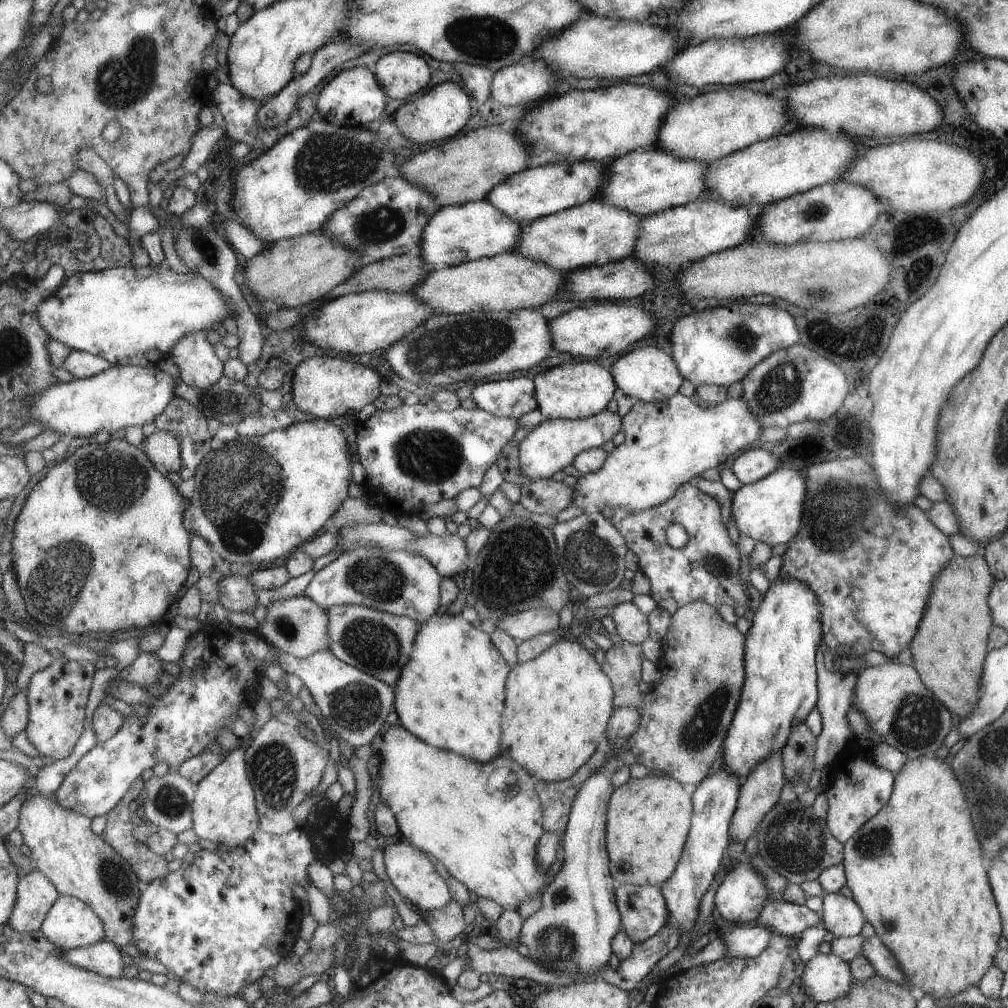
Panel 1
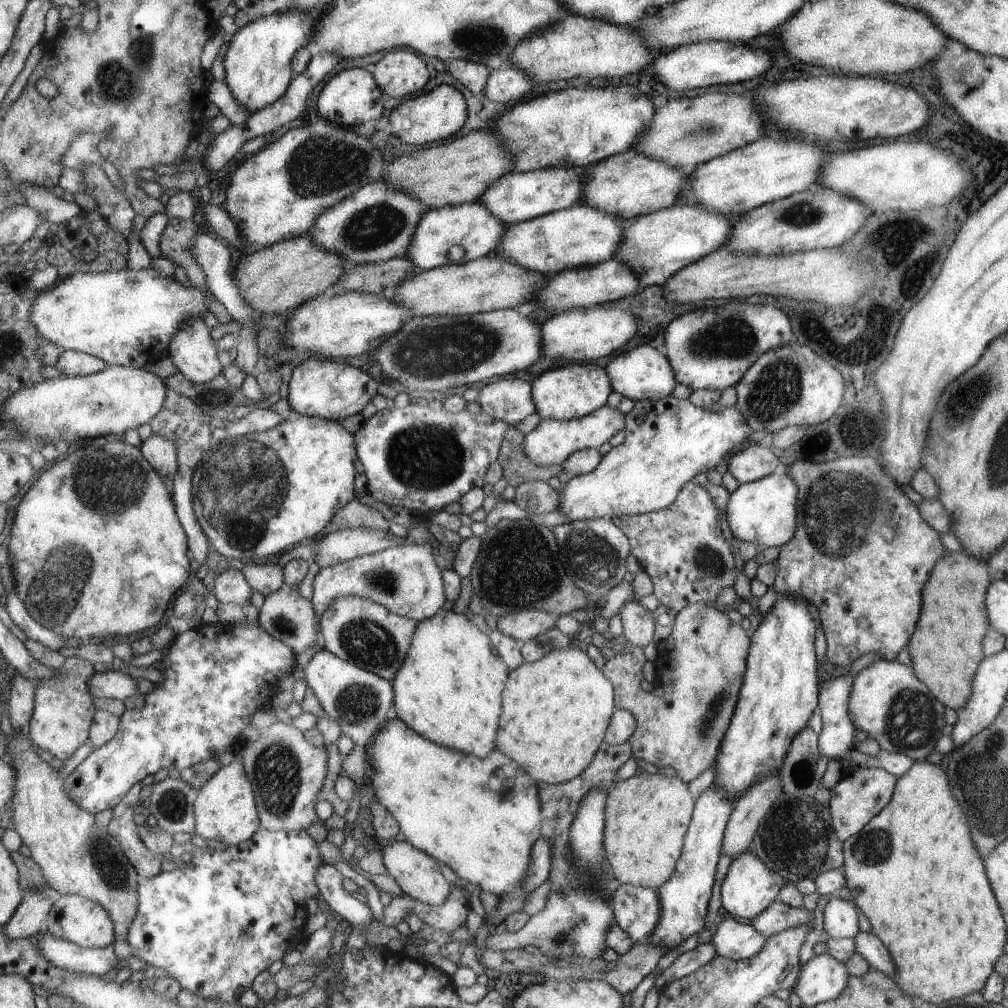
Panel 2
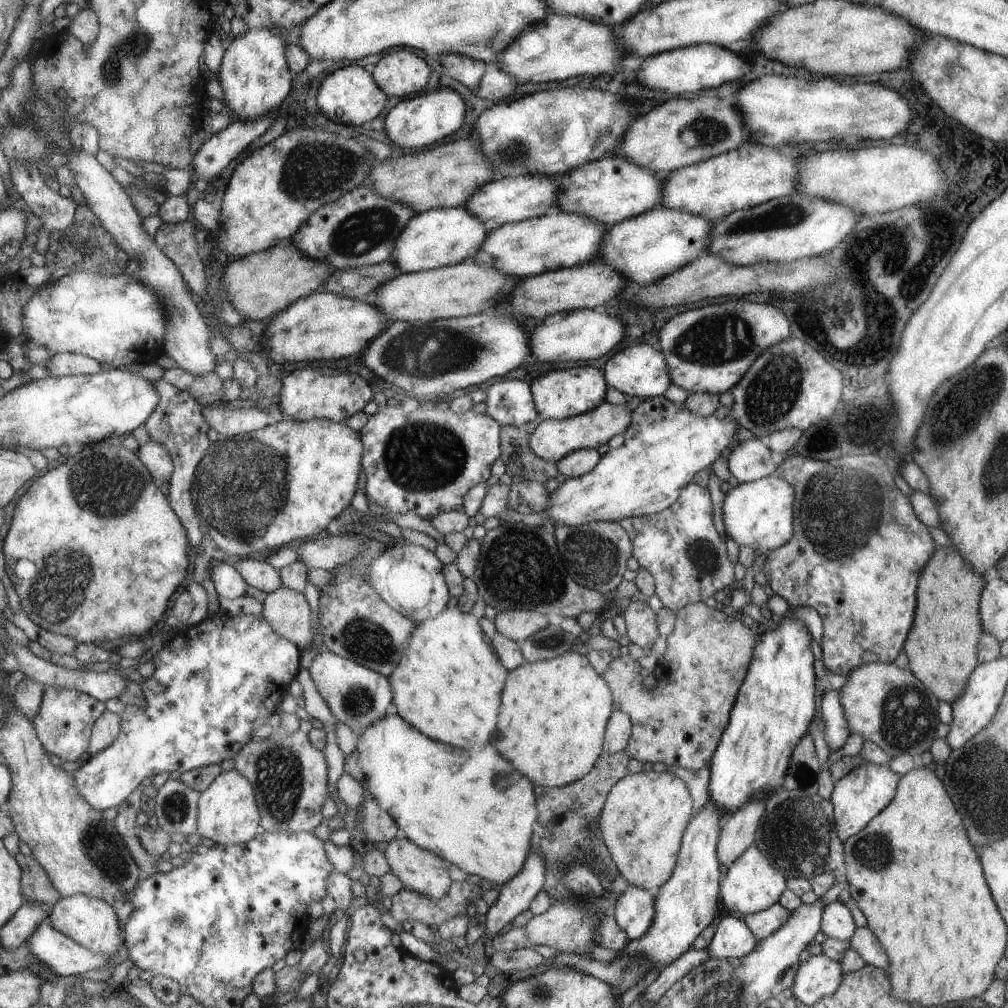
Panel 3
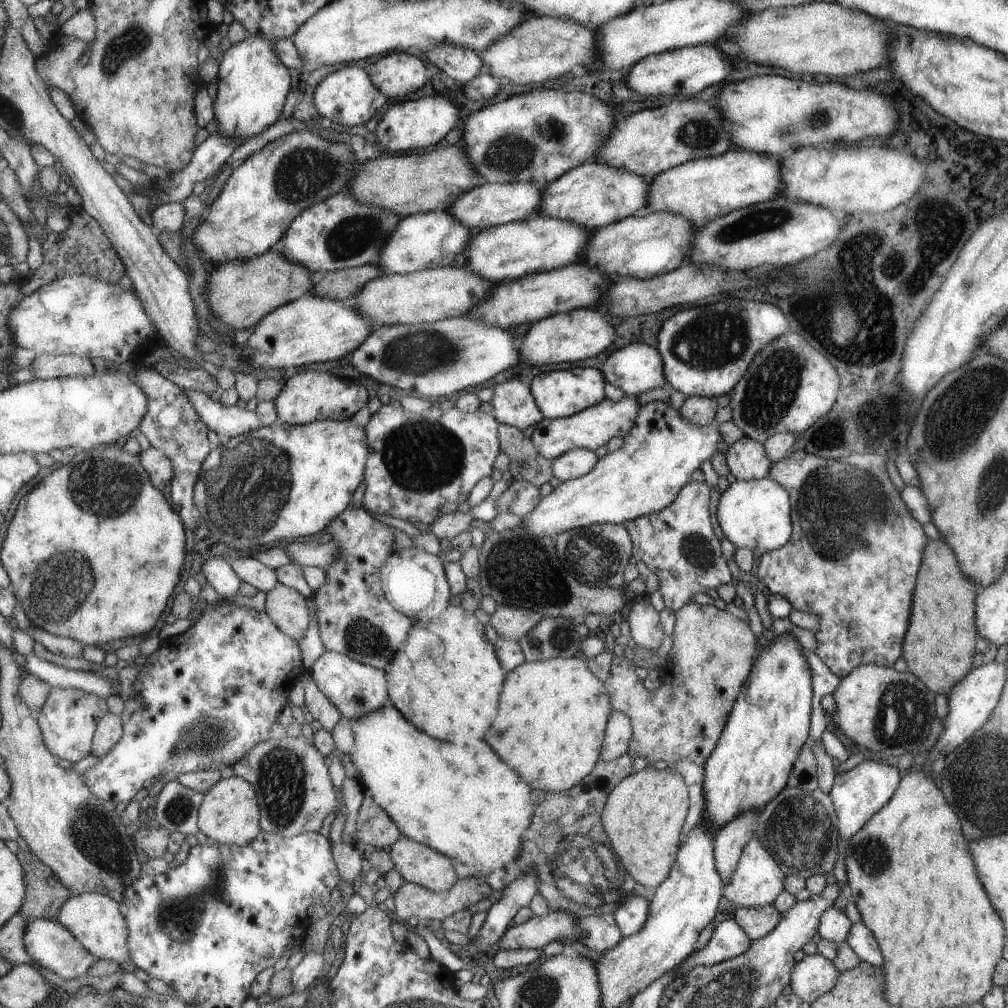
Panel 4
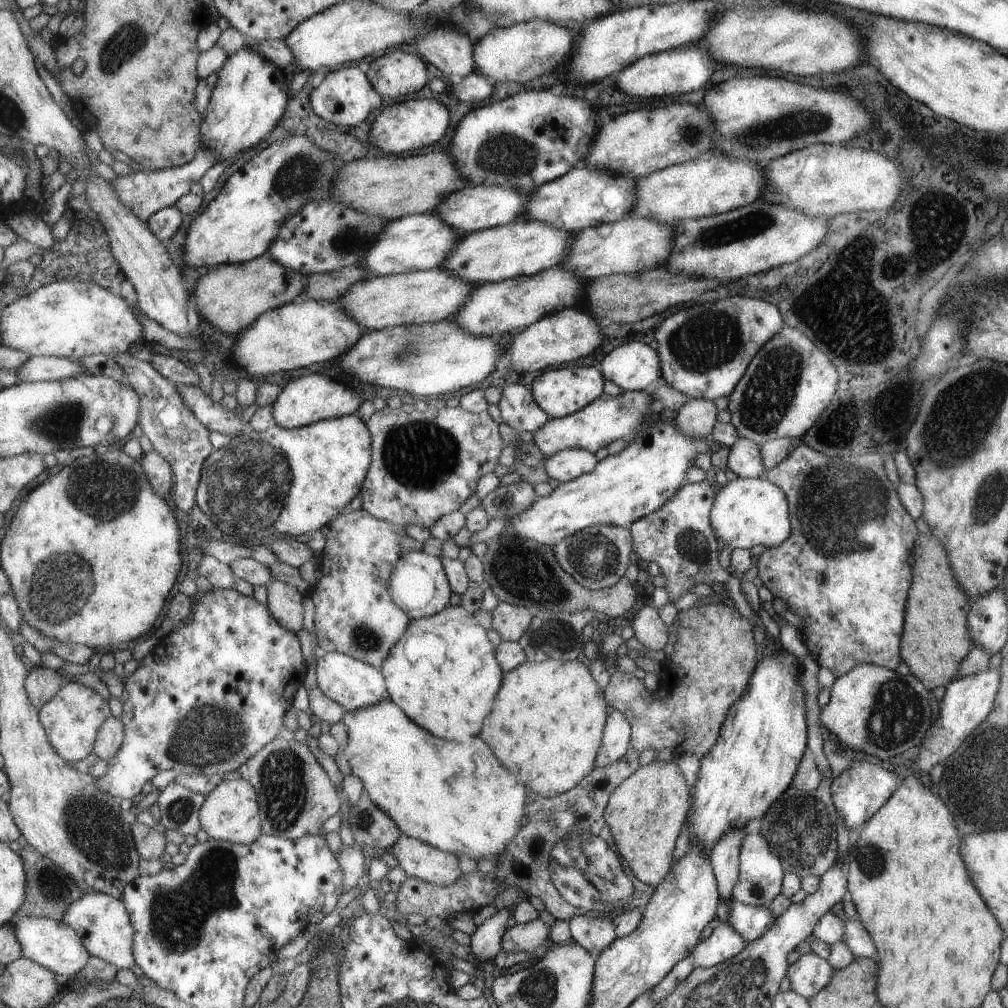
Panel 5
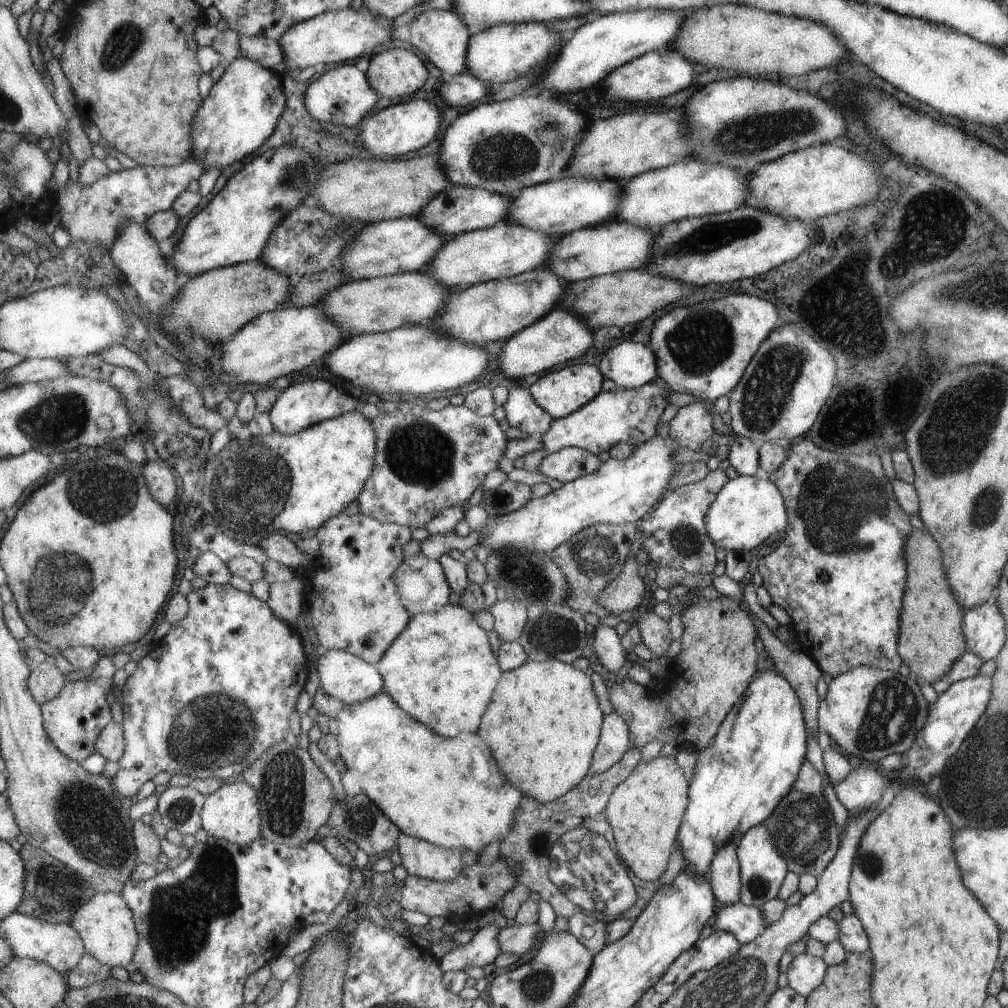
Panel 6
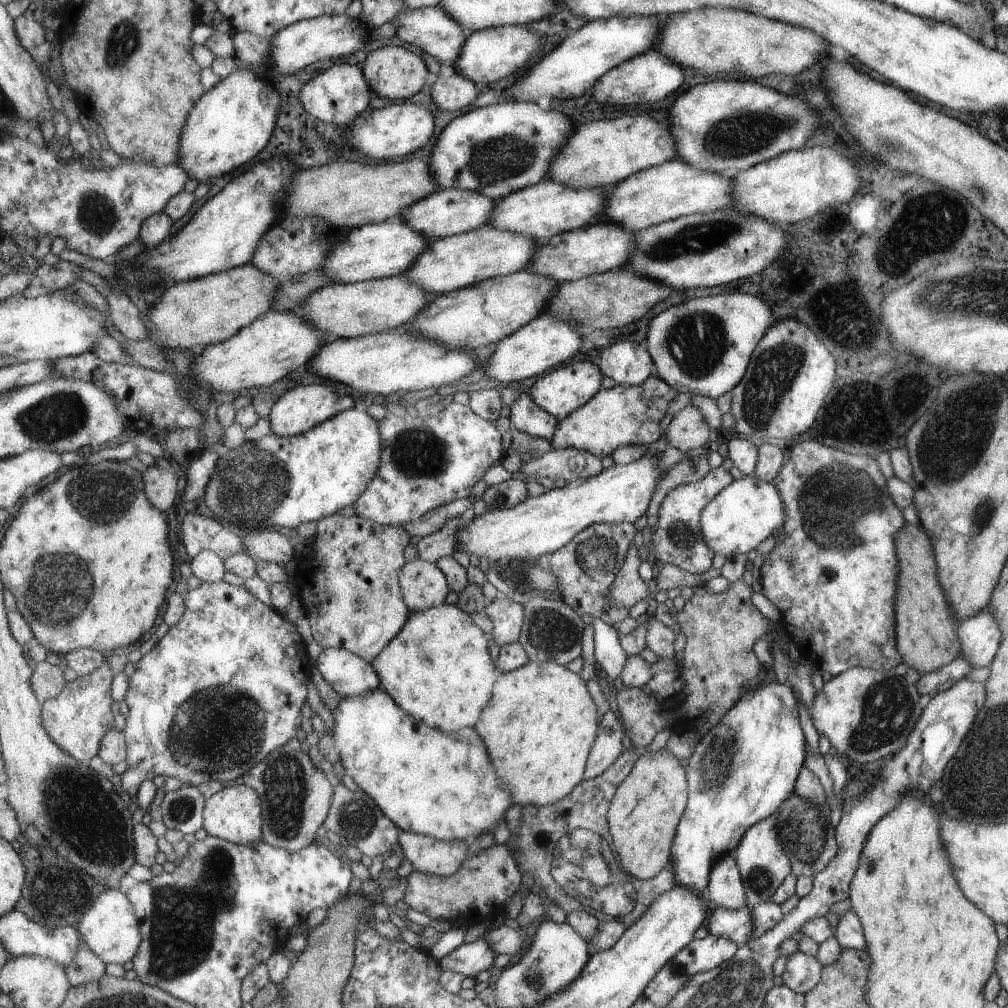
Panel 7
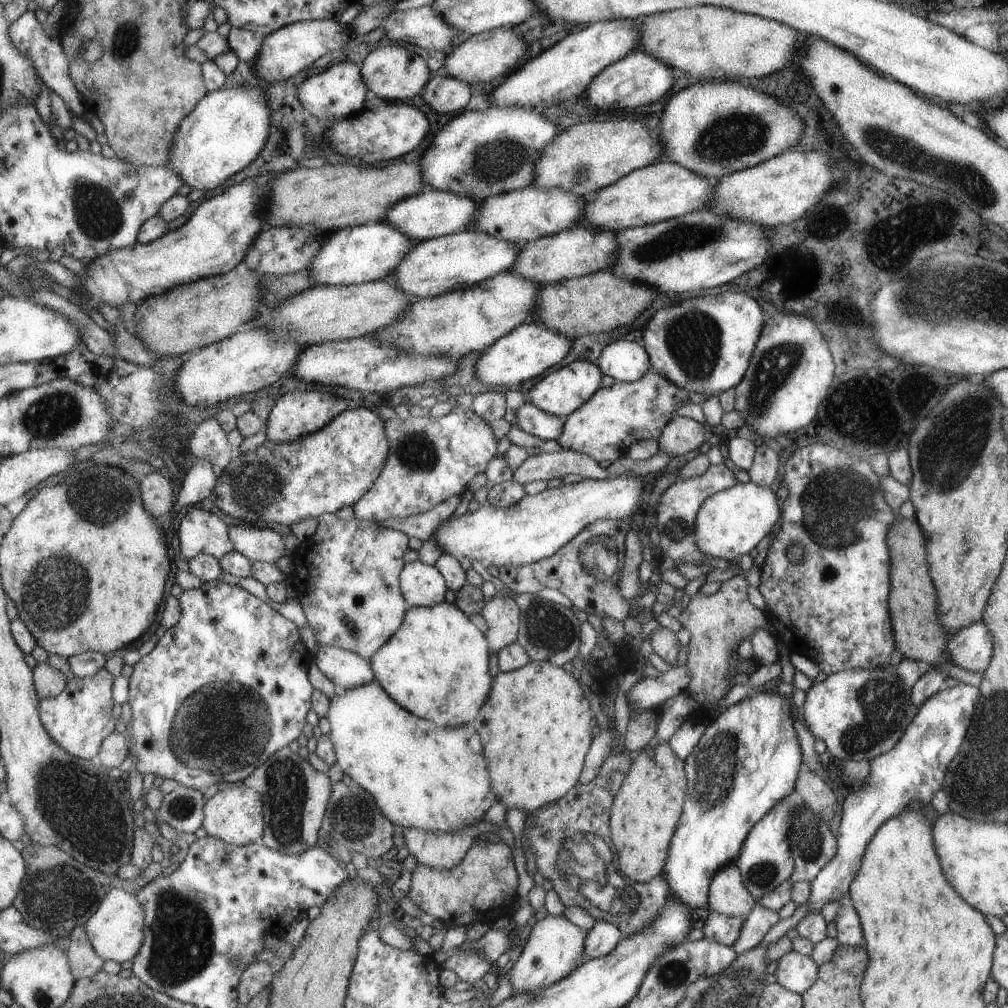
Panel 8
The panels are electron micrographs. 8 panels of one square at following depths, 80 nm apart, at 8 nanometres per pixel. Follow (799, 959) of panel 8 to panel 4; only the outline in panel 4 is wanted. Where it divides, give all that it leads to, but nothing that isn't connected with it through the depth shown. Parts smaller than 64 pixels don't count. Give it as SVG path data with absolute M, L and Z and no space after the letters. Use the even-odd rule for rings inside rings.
M819 953L805 955L791 971L790 989L795 996L811 1004L837 982L838 970Z

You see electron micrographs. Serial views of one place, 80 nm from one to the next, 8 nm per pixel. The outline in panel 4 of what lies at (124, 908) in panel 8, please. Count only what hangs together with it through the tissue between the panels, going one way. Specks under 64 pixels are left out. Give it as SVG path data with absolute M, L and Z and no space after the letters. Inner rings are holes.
M80 892L72 896L59 913L58 921L64 924L97 959L118 962L122 970L135 972L138 966L130 949L130 928L126 910L119 901L103 893Z

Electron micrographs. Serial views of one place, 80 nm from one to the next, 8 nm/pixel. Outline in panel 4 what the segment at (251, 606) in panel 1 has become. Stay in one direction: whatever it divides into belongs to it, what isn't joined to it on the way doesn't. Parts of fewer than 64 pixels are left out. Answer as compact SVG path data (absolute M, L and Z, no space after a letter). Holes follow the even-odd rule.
M225 556L211 557L203 564L202 570L207 581L221 595L221 598L232 599L239 593L242 578L233 565L225 560Z

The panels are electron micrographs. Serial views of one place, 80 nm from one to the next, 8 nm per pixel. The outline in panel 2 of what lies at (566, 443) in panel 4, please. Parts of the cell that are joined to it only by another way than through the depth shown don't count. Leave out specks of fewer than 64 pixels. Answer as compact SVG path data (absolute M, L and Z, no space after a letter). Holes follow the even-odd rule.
M606 404L591 411L591 414L577 419L542 419L528 434L524 442L524 449L535 464L544 467L553 464L563 464L574 452L581 449L597 449L611 436L625 428L625 416L617 408Z

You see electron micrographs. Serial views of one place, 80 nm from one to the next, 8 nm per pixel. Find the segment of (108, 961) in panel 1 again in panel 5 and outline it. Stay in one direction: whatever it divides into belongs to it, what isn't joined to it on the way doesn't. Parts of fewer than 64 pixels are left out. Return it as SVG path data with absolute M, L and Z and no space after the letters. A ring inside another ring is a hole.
M18 916L16 935L23 947L25 957L46 966L55 974L67 977L70 981L81 972L89 962L91 954L81 937L71 925L52 917Z

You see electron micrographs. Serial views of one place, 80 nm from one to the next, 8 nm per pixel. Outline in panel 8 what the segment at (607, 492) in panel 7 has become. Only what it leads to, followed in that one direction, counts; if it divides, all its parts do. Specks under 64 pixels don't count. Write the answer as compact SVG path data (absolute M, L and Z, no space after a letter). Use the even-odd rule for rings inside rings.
M623 474L623 476L618 475L603 480L584 479L560 488L545 489L534 496L526 495L523 500L511 507L495 508L486 503L475 512L466 512L459 518L452 517L451 520L447 520L439 528L435 538L446 554L455 556L459 561L467 558L469 562L476 560L481 564L493 564L497 568L507 566L507 564L515 567L534 564L538 560L554 556L555 552L574 540L575 536L578 536L595 520L628 521L633 514L639 513L644 487L643 479L643 476L633 476L633 474Z

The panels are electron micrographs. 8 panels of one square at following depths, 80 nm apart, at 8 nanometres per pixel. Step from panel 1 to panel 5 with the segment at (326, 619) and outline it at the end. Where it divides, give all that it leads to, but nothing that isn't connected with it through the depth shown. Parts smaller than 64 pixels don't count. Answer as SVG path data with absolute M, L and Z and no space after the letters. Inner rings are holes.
M273 581L268 586L268 607L271 614L294 633L303 628L303 594L300 588L283 581Z

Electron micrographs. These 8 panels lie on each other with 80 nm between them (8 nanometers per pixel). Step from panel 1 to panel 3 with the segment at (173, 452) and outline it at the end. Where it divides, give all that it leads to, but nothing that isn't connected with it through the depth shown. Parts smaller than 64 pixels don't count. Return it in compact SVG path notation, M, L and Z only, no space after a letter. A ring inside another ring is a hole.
M150 439L148 443L138 450L138 455L147 465L159 488L170 484L170 478L174 475L175 470L174 457L165 448L165 445Z

